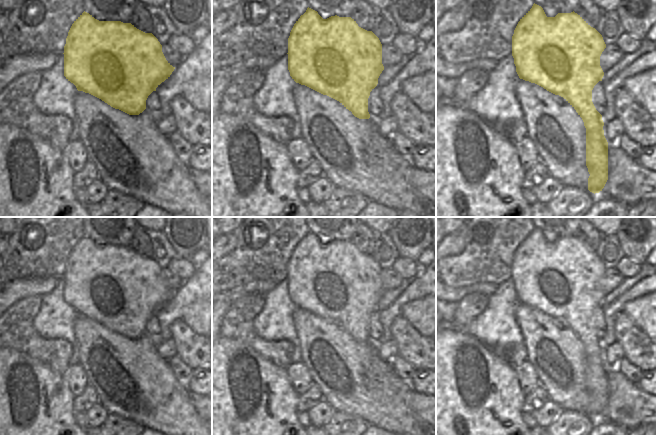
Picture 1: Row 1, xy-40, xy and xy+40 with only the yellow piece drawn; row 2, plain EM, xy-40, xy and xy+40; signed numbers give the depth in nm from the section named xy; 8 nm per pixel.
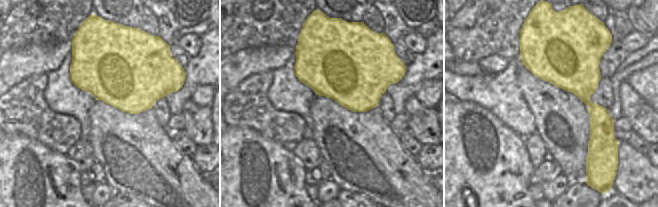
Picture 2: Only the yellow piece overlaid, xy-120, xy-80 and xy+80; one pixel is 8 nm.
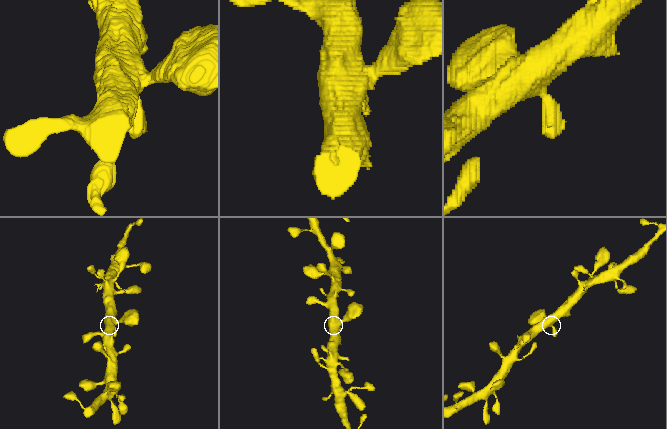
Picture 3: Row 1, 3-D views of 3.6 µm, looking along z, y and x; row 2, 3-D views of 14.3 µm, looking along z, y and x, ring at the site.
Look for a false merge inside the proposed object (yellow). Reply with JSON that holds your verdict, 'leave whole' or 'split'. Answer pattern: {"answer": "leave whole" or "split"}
{"answer": "leave whole"}

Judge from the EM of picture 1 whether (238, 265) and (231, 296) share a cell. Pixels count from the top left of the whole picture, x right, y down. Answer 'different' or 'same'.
different

